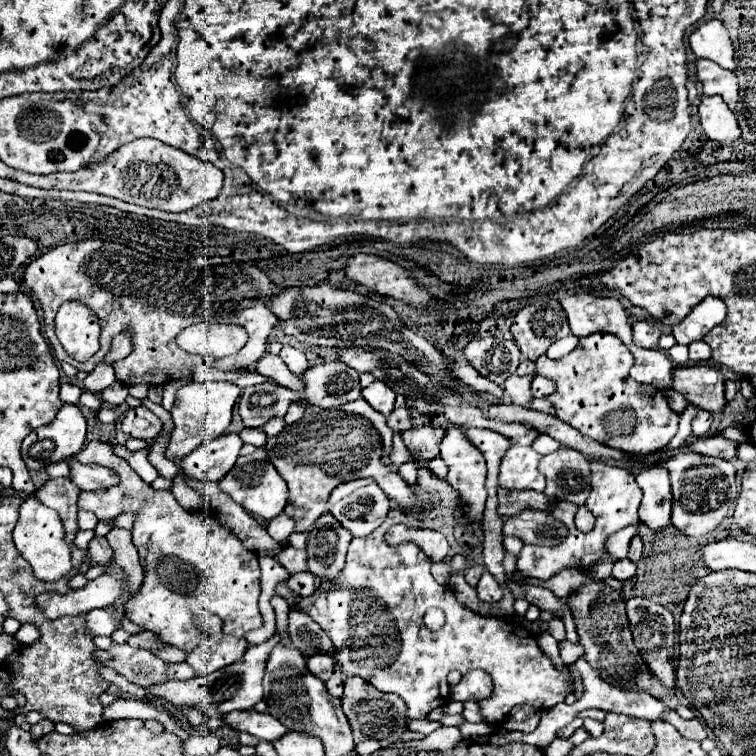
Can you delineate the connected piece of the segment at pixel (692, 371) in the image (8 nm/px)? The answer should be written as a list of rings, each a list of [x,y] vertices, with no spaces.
[[[707,364],[677,366],[673,376],[673,390],[683,394],[691,404],[707,412],[721,412],[725,400],[725,380],[721,372]]]

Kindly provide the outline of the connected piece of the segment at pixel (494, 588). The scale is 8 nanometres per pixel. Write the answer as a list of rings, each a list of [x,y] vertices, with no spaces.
[[[483,572],[481,580],[479,580],[479,584],[477,584],[477,596],[479,596],[479,600],[483,600],[483,602],[497,602],[497,600],[501,600],[503,592],[501,592],[497,580],[495,580],[489,572]]]

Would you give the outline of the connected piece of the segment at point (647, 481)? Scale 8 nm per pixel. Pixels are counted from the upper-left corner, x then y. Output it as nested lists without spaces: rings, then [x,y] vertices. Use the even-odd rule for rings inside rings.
[[[651,466],[637,474],[637,484],[643,490],[643,502],[639,508],[639,518],[651,530],[659,530],[671,524],[671,480],[669,470],[663,466]]]

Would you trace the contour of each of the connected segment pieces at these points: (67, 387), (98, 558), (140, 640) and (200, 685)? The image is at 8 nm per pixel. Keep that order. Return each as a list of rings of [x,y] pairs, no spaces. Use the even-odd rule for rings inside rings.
[[[61,384],[61,402],[65,404],[79,404],[79,396],[83,390],[75,384]]]
[[[95,536],[89,542],[89,550],[87,550],[87,558],[91,564],[109,564],[111,560],[111,546],[105,538]]]
[[[147,630],[131,636],[129,638],[129,644],[131,646],[139,646],[139,648],[147,648],[147,650],[159,650],[159,648],[165,646],[159,636],[155,636],[153,632],[147,632]]]
[[[277,634],[267,640],[265,644],[259,646],[249,646],[249,650],[245,652],[243,660],[217,670],[215,674],[209,676],[197,676],[191,678],[187,682],[175,682],[175,680],[167,680],[159,686],[151,686],[149,692],[153,696],[165,698],[175,706],[199,706],[201,702],[205,702],[205,712],[209,716],[223,716],[229,714],[233,710],[251,710],[259,700],[263,700],[263,686],[261,686],[261,678],[263,678],[263,670],[265,670],[265,660],[271,652],[271,648],[279,642]]]

